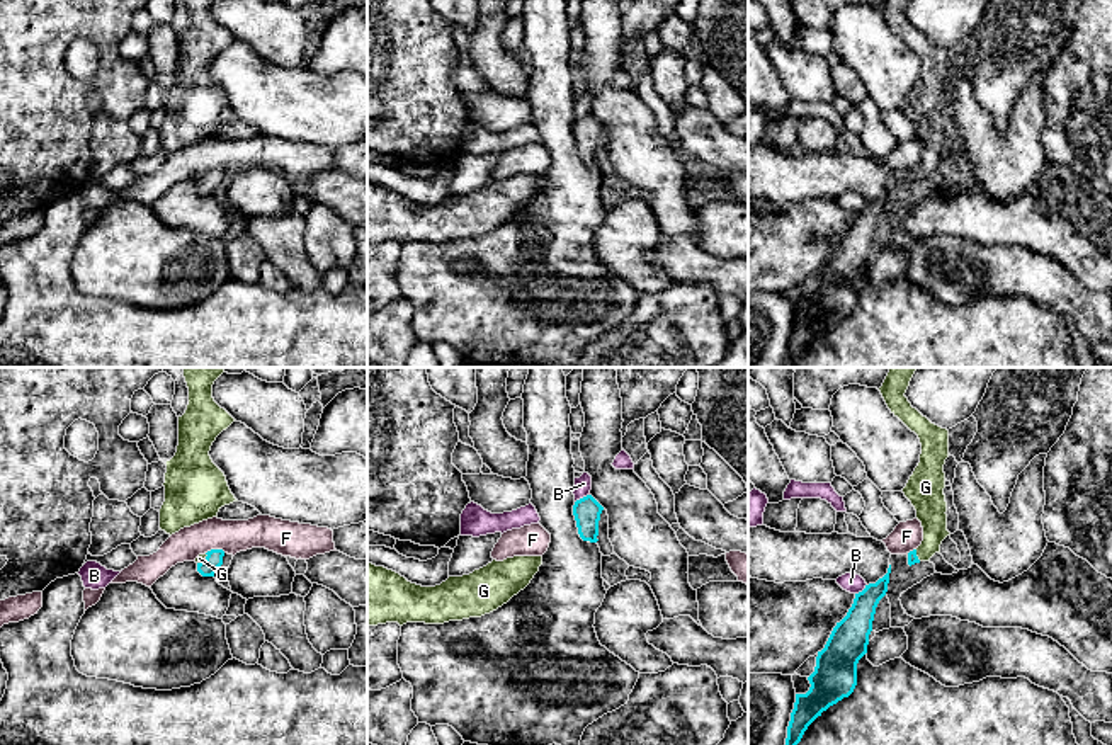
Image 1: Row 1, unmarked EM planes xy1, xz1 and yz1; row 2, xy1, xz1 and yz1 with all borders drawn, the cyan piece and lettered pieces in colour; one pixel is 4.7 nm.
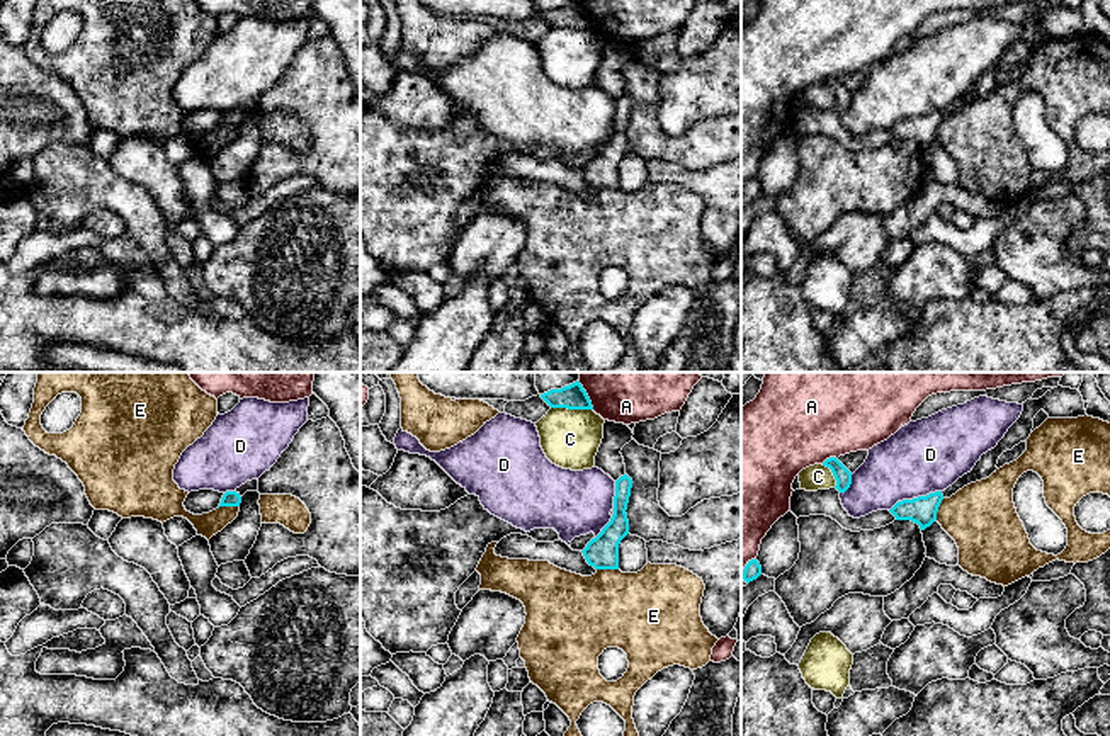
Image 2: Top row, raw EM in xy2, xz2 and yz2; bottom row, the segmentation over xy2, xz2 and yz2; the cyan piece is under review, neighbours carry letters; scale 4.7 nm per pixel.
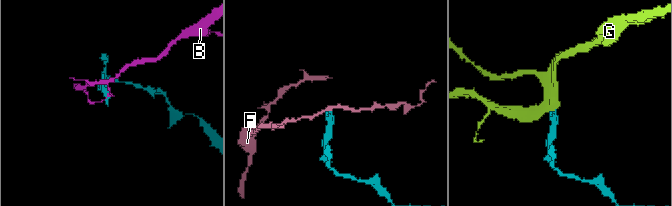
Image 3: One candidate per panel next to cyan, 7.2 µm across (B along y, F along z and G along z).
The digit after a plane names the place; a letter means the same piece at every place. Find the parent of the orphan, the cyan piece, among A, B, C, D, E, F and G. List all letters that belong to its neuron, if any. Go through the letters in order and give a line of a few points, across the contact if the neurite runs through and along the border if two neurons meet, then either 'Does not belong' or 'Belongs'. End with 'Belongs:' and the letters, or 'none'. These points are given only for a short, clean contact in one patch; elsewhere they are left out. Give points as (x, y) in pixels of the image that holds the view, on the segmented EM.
A: Does not belong
B: Line: xz1 (589, 494), (575, 502). Does not belong
C: Does not belong
D: Does not belong
E: Line: xy2 (238, 505), (221, 505), (218, 509). Does not belong
F: Line: xy1 (225, 551), (209, 550), (206, 553). Does not belong
G: Line: xy1 (215, 557), (204, 560), (199, 558). Belongs
Belongs: G

